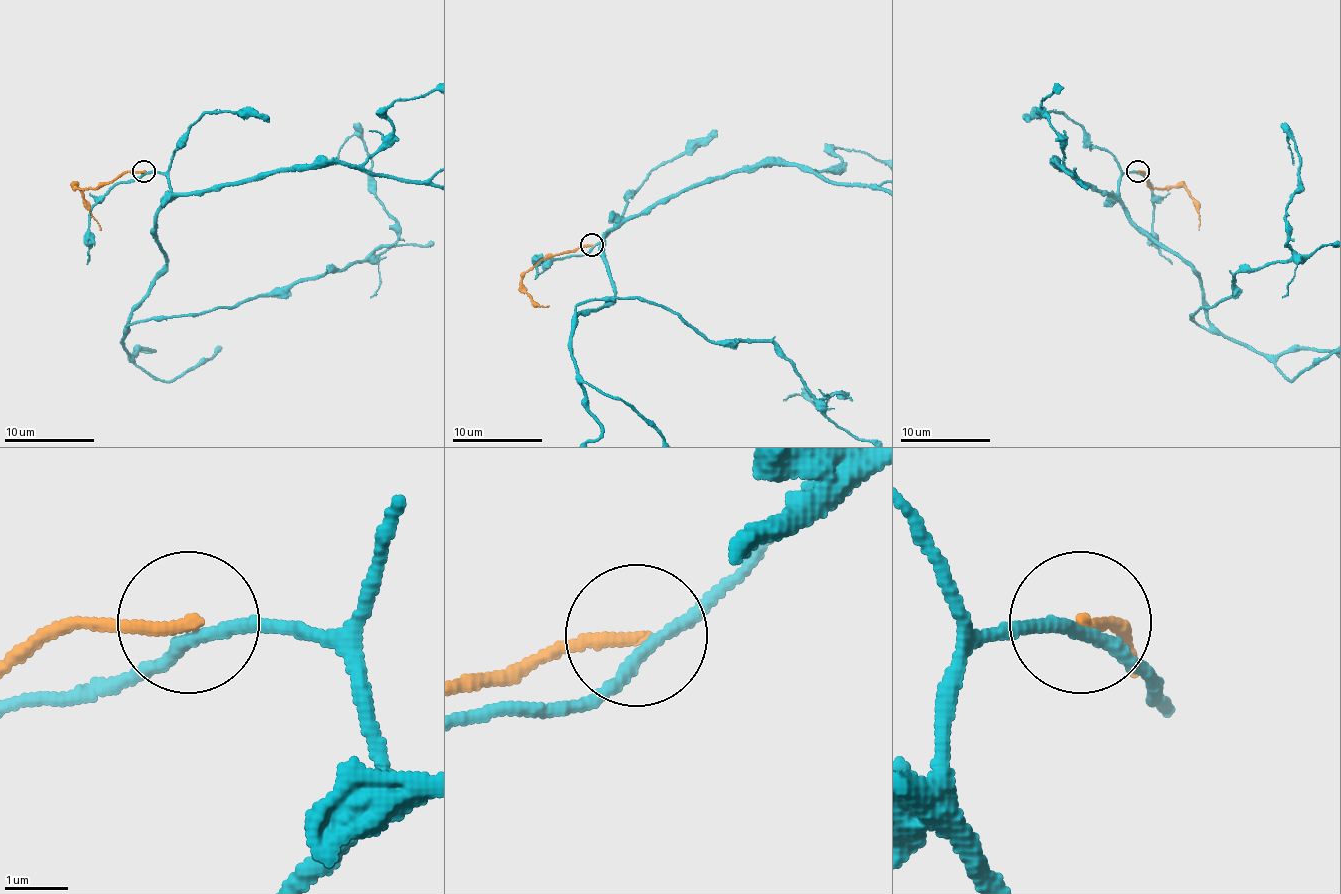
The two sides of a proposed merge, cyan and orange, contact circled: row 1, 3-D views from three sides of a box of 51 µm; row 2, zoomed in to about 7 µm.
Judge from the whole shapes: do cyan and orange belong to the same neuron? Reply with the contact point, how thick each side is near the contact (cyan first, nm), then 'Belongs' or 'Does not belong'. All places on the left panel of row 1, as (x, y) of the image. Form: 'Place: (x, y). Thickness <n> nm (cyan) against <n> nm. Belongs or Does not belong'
Place: (144, 171). Thickness 200 nm (cyan) against 200 nm. Does not belong

